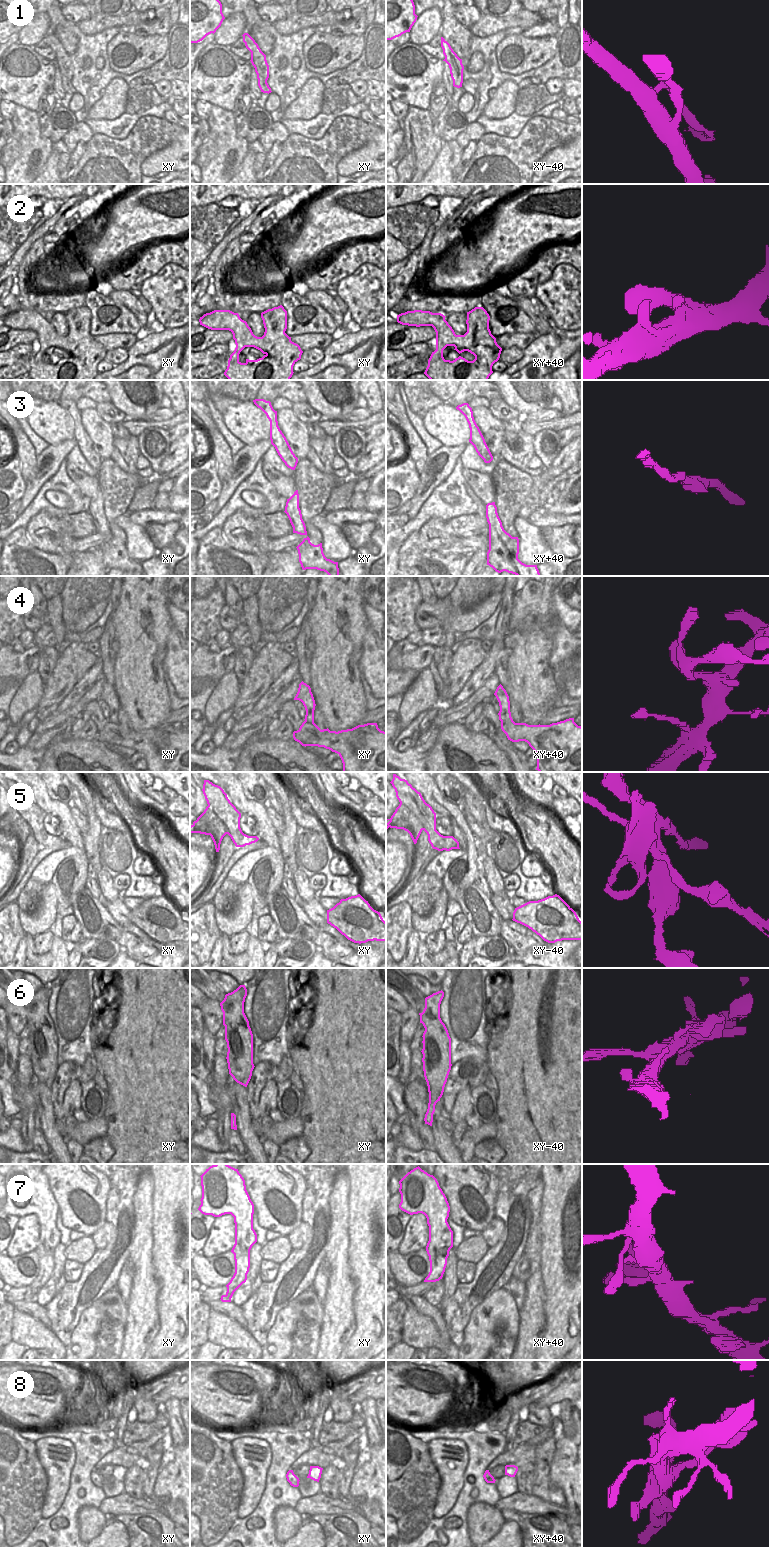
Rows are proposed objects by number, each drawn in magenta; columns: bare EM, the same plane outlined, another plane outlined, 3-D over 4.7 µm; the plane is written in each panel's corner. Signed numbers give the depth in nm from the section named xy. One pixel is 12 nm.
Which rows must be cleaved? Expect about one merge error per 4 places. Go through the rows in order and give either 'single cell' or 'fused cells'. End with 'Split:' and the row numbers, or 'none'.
1: fused cells
2: single cell
3: single cell
4: fused cells
5: fused cells
6: single cell
7: single cell
8: single cell
Split: 1, 4, 5

